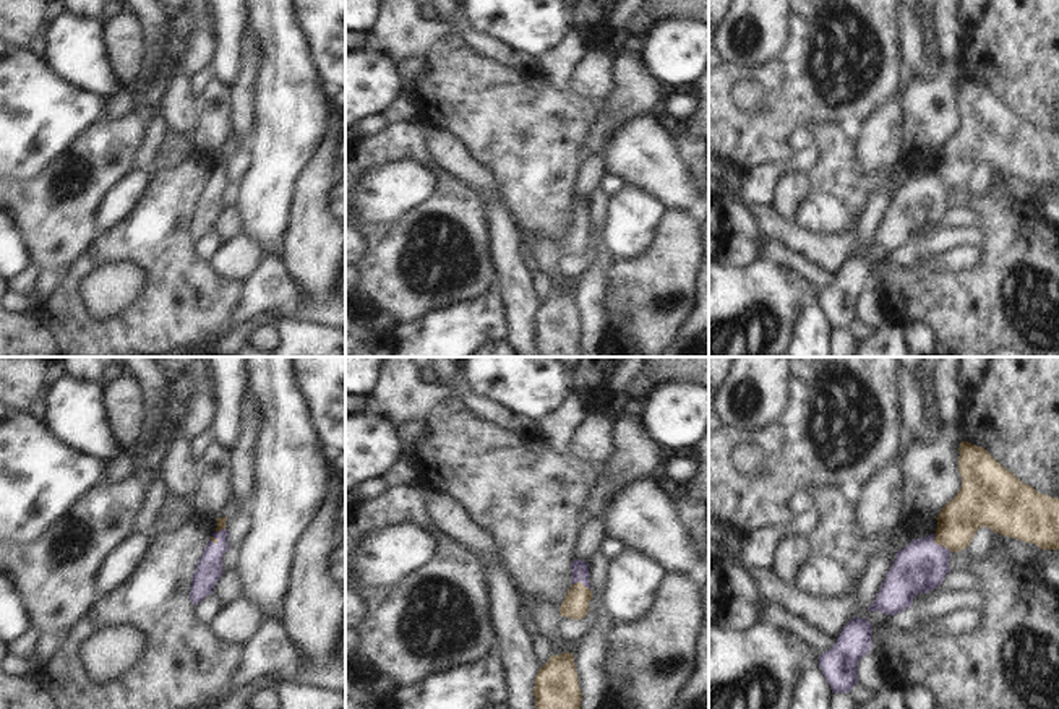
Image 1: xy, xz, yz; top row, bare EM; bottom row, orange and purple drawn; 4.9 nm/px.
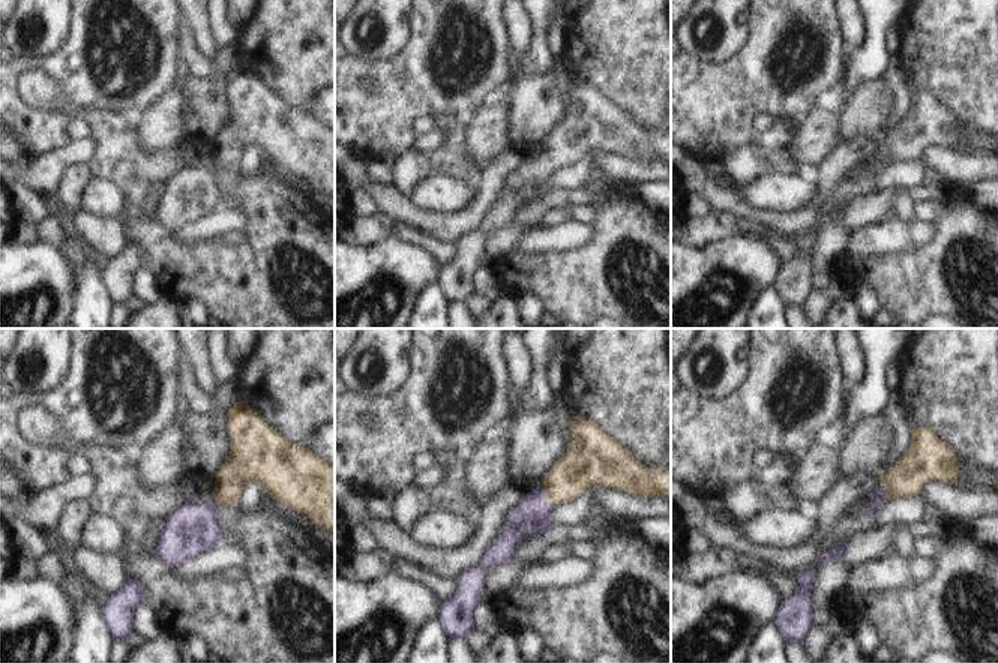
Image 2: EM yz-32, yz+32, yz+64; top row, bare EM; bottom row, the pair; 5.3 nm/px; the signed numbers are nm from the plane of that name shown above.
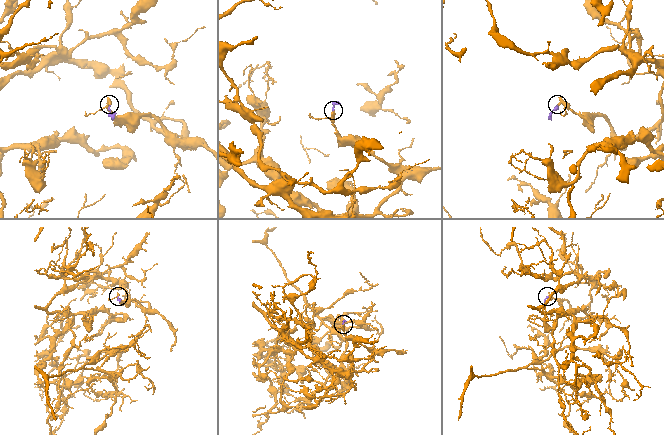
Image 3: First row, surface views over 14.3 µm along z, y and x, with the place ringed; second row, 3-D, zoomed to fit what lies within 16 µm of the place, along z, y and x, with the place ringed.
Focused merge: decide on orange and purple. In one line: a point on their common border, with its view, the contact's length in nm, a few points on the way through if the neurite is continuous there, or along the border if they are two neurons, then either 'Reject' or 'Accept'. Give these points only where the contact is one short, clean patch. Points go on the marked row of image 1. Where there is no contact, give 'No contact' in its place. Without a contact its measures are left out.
Touches orange at yz (941, 544). Shared border 130 nm. Path across: yz (973, 507), (941, 544), (923, 565). Accept.

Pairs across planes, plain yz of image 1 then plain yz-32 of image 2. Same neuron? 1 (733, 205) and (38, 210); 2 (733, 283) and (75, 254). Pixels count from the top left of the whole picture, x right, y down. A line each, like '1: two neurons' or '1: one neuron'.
1: one neuron
2: two neurons

